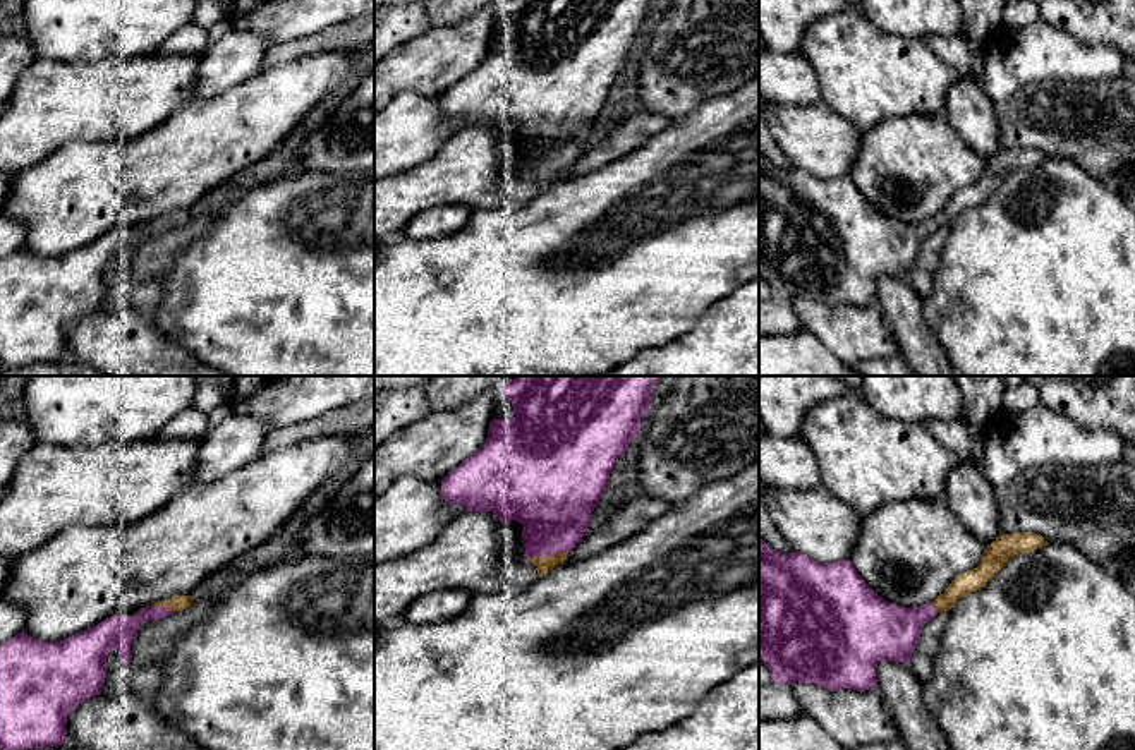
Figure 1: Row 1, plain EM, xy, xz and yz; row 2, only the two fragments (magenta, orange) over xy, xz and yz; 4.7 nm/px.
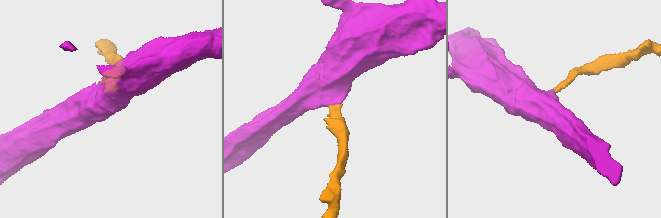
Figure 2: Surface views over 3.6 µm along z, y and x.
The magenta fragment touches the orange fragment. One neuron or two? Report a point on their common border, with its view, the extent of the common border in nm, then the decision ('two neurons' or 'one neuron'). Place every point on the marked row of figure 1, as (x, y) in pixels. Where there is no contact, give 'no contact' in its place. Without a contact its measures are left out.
xz (548, 555) | 200 nm | one neuron

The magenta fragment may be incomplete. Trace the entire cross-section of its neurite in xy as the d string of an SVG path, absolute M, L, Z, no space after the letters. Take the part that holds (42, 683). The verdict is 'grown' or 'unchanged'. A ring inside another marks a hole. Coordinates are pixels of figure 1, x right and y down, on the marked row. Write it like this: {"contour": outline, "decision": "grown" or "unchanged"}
{"contour": "M175 596L143 608L134 616L113 614L60 642L41 642L21 632L0 645L0 750L50 748L64 743L67 716L84 700L100 695L106 678L106 656L117 649L122 668L143 623L191 606L194 597Z", "decision": "grown"}

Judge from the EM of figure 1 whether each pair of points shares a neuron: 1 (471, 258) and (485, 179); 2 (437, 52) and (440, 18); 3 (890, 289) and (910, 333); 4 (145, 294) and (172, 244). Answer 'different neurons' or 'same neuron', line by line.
1: different neurons
2: different neurons
3: same neuron
4: same neuron

